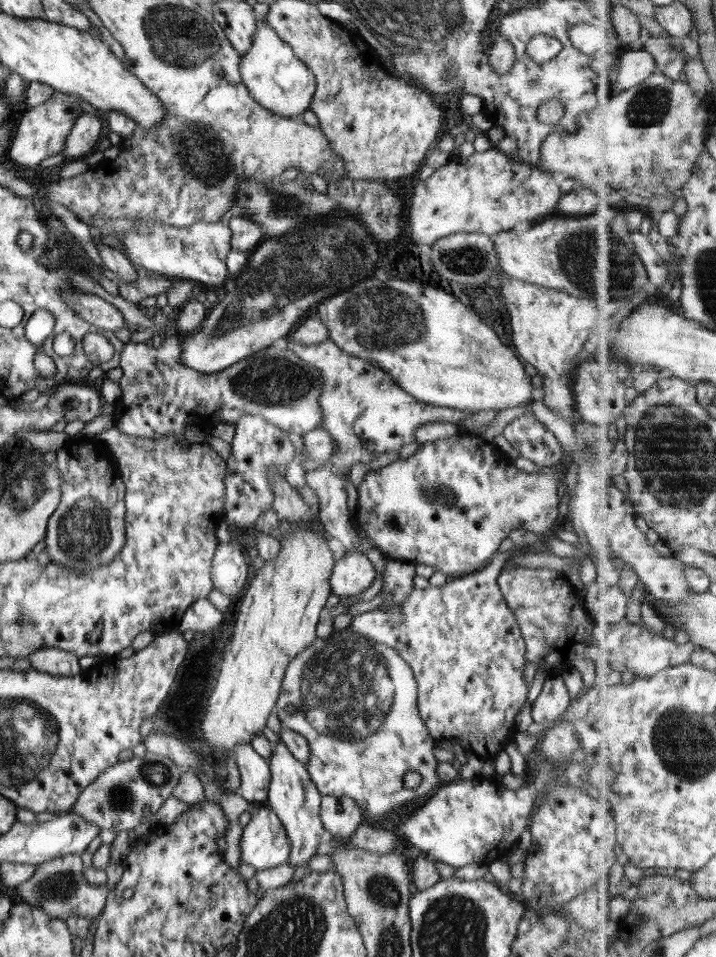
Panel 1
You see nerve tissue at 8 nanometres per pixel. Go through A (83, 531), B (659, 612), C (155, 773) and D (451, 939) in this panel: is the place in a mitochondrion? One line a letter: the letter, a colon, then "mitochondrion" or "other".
A: mitochondrion
B: other
C: mitochondrion
D: mitochondrion

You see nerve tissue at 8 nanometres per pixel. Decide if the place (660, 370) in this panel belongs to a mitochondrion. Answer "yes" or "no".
no

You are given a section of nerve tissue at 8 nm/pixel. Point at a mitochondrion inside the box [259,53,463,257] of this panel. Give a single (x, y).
(283, 204)

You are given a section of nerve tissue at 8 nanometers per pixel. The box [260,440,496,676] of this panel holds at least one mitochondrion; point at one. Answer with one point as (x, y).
(439, 499)

